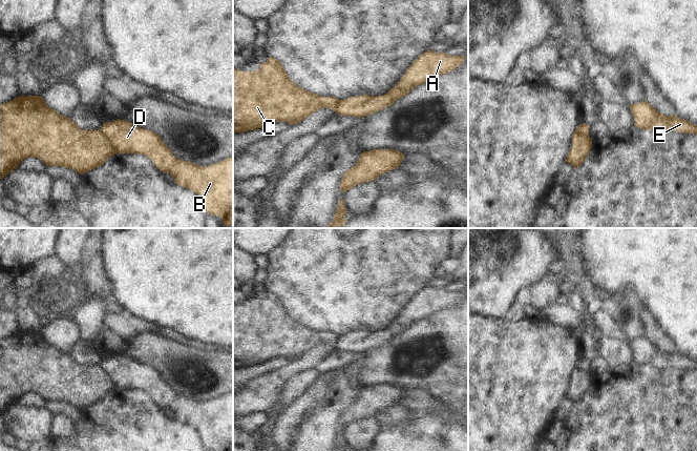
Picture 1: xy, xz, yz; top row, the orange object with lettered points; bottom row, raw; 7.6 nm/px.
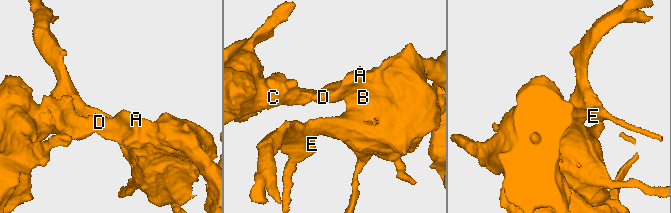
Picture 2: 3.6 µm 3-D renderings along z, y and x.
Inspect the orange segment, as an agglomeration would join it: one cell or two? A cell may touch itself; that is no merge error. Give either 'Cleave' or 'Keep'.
Cleave.

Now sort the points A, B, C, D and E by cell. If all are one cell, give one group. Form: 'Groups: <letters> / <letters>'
Groups: A B D E / C.

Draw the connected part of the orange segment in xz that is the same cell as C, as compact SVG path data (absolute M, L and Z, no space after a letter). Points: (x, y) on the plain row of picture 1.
M273 292L255 307L240 307L233 302L233 369L266 364L276 357L294 361L320 344L331 344L336 348L340 337L335 332L320 332L297 322Z

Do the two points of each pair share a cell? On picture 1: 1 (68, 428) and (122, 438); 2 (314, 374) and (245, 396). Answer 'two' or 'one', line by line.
1: two
2: two

